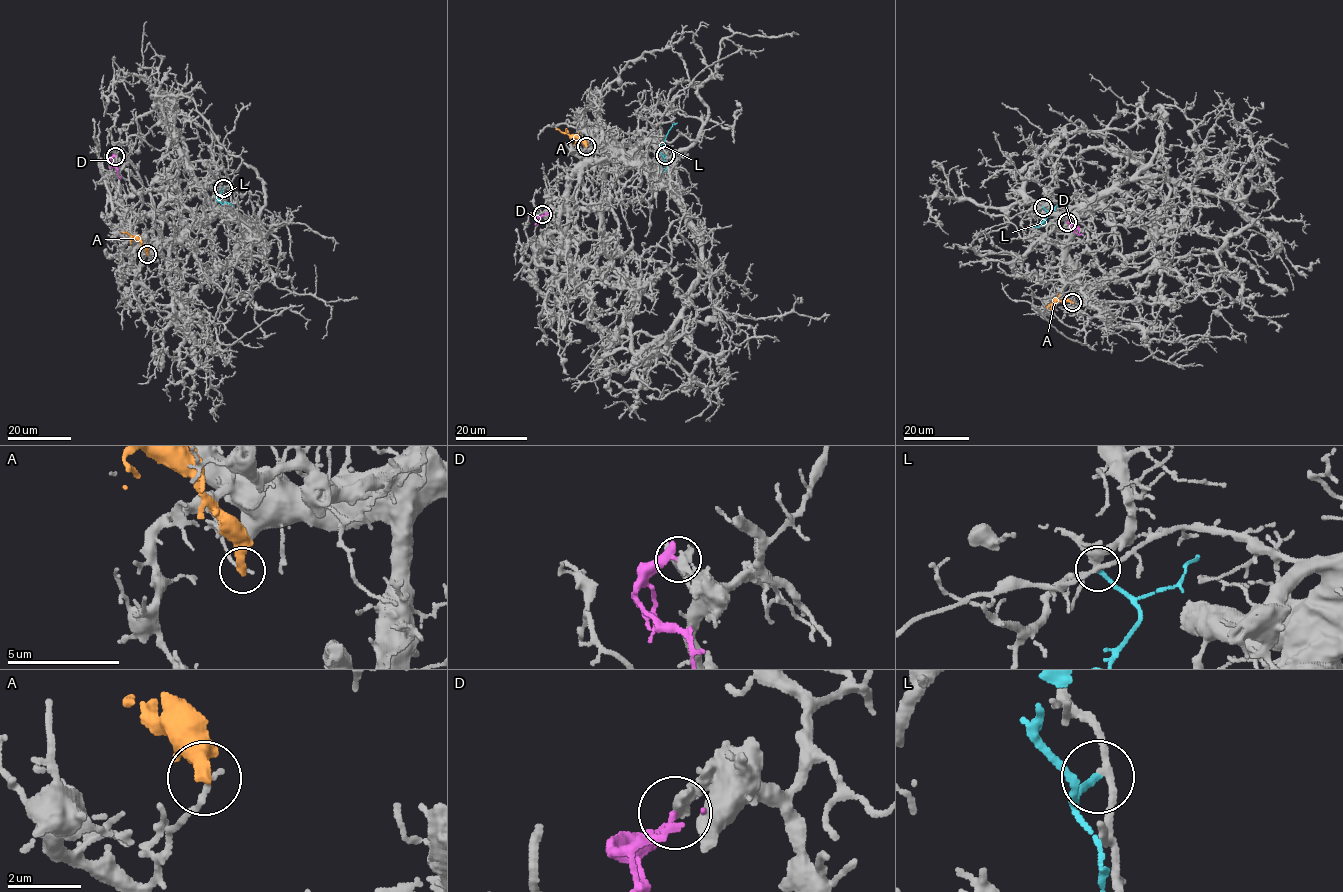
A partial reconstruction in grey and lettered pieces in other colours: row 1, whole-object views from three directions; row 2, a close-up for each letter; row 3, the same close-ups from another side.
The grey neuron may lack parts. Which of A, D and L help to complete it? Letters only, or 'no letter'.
no letter

